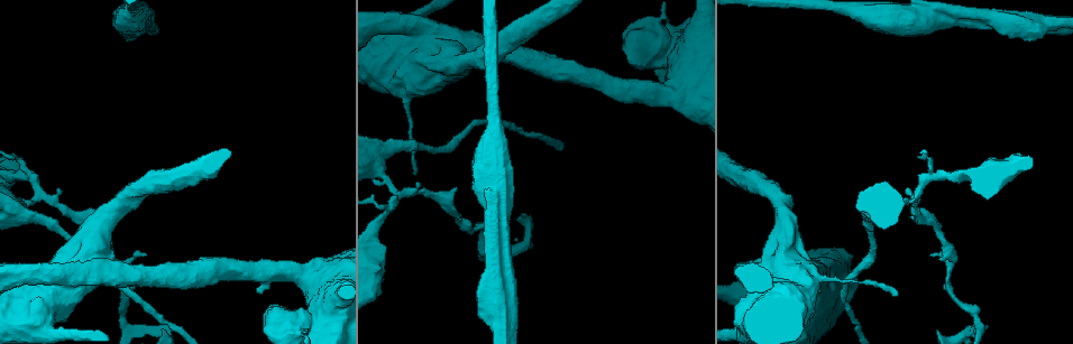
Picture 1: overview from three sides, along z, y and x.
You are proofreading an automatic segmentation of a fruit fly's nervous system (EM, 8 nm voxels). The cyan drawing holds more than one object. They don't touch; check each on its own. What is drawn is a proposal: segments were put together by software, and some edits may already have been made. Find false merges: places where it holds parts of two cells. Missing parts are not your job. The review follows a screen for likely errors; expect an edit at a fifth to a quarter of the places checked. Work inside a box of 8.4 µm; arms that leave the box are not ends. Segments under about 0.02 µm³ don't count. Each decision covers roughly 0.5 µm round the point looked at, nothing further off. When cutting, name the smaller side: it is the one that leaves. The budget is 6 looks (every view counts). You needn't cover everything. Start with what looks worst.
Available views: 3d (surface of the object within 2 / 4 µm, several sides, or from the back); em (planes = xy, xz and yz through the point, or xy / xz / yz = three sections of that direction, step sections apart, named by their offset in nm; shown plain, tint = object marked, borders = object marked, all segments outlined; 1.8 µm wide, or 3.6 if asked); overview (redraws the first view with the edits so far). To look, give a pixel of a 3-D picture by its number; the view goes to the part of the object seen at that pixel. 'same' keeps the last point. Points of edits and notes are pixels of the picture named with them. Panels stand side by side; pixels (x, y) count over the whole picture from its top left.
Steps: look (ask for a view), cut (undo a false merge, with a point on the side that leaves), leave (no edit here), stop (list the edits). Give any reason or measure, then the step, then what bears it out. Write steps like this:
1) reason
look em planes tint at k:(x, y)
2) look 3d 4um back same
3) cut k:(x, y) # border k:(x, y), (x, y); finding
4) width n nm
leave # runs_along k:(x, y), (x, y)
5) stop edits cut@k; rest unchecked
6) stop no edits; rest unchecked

calibre changes
look 3d 4um at 1:(100, 268)

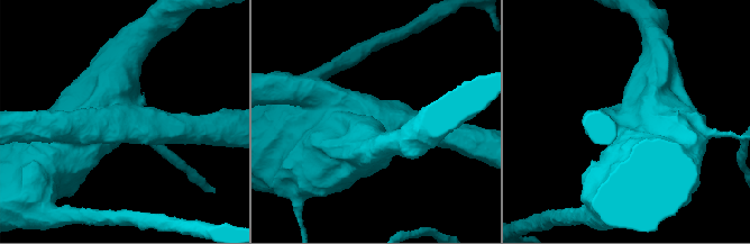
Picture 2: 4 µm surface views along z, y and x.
now the EM
look em 3.6um planes tint at 2:(120, 113)

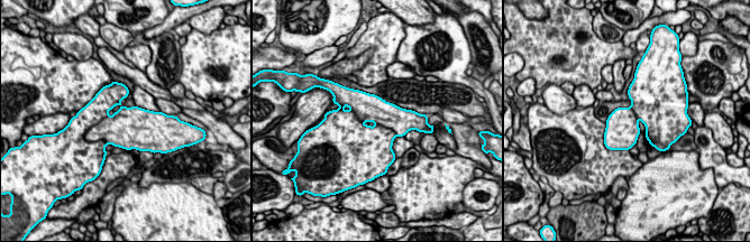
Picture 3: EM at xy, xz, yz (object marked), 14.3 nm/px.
cut 3:(377, 141) # border 3:(376, 123), (390, 128), (396, 135); a second cell is stuck on

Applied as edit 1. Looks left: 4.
look overview

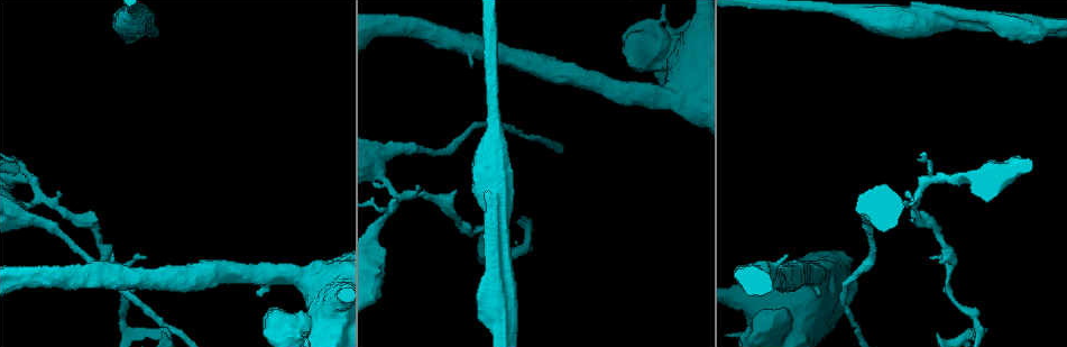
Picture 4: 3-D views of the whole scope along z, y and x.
thick turns thin
look 3d 4um at 4:(812, 290)

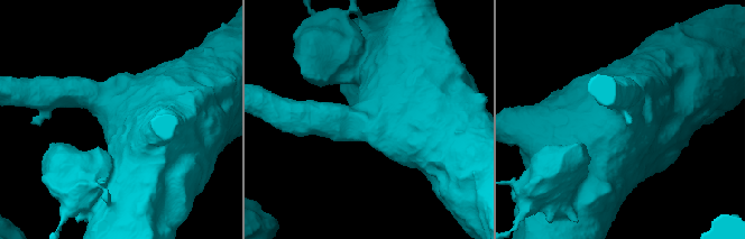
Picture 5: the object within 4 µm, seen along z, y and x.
look em 3.6um planes tint at 5:(618, 117)

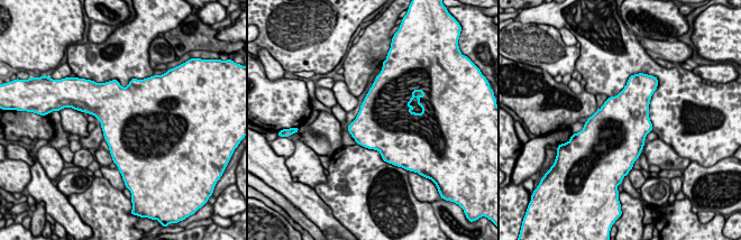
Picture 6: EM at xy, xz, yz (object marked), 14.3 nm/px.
leave # all the same cell

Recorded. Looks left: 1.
stop edits cut@3; rest unchecked

